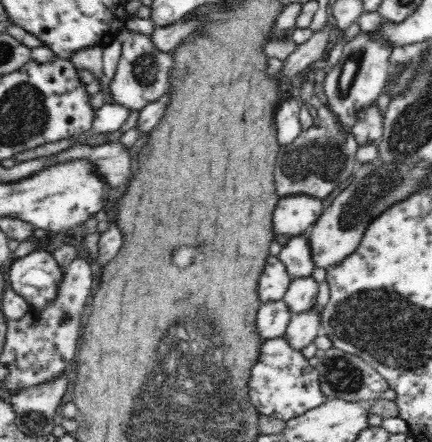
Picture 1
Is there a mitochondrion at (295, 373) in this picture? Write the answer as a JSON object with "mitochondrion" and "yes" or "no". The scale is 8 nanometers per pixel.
{"mitochondrion":"no"}

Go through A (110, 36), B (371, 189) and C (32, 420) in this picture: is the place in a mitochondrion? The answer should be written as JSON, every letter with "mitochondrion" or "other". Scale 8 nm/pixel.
{"A":"other","B":"mitochondrion","C":"mitochondrion"}

